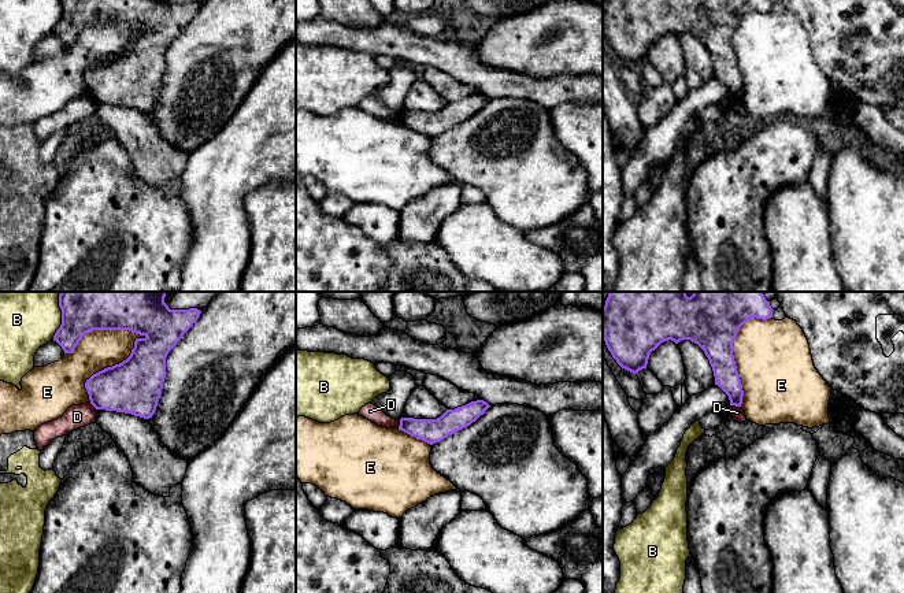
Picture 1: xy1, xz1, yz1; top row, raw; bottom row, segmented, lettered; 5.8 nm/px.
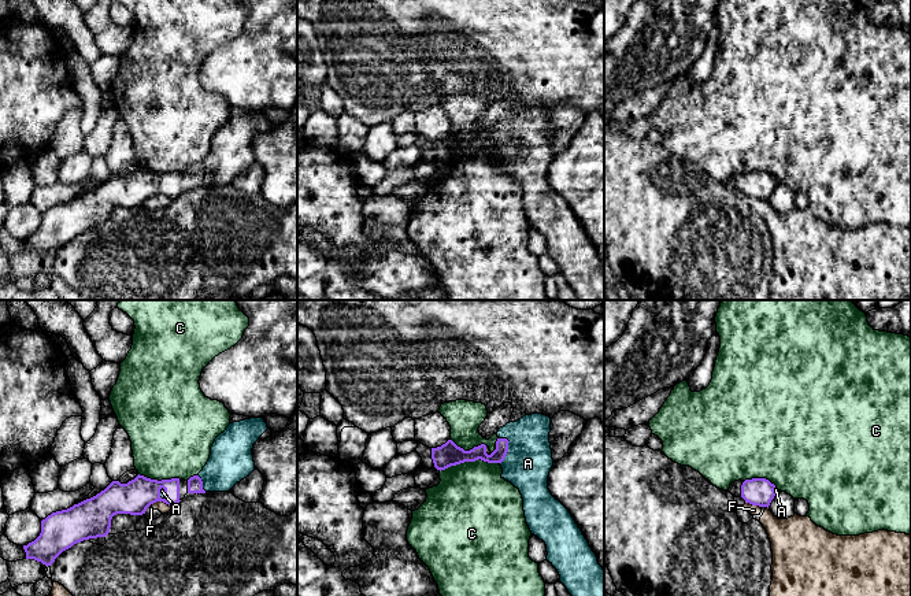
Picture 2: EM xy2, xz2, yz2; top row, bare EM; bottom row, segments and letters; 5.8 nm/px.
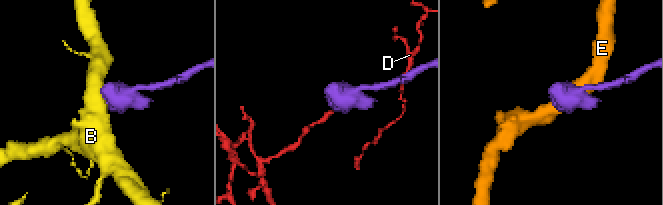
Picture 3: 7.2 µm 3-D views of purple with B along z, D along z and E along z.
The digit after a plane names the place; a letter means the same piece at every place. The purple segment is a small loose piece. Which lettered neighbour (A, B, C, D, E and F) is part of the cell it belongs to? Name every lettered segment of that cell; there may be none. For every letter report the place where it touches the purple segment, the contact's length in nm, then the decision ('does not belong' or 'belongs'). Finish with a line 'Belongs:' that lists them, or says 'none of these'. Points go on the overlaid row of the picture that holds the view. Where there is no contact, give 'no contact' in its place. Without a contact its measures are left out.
A: contact xz2 (507, 451); length 170 nm; belongs
B: contact xy1 (62, 315); length 280 nm; does not belong
C: contact xz2 (469, 461); length 340 nm; does not belong
D: contact yz1 (736, 406); length 70 nm; does not belong
E: contact xy1 (108, 367); length 500 nm; does not belong
F: contact xy2 (162, 500); length 120 nm; does not belong
Belongs: A

